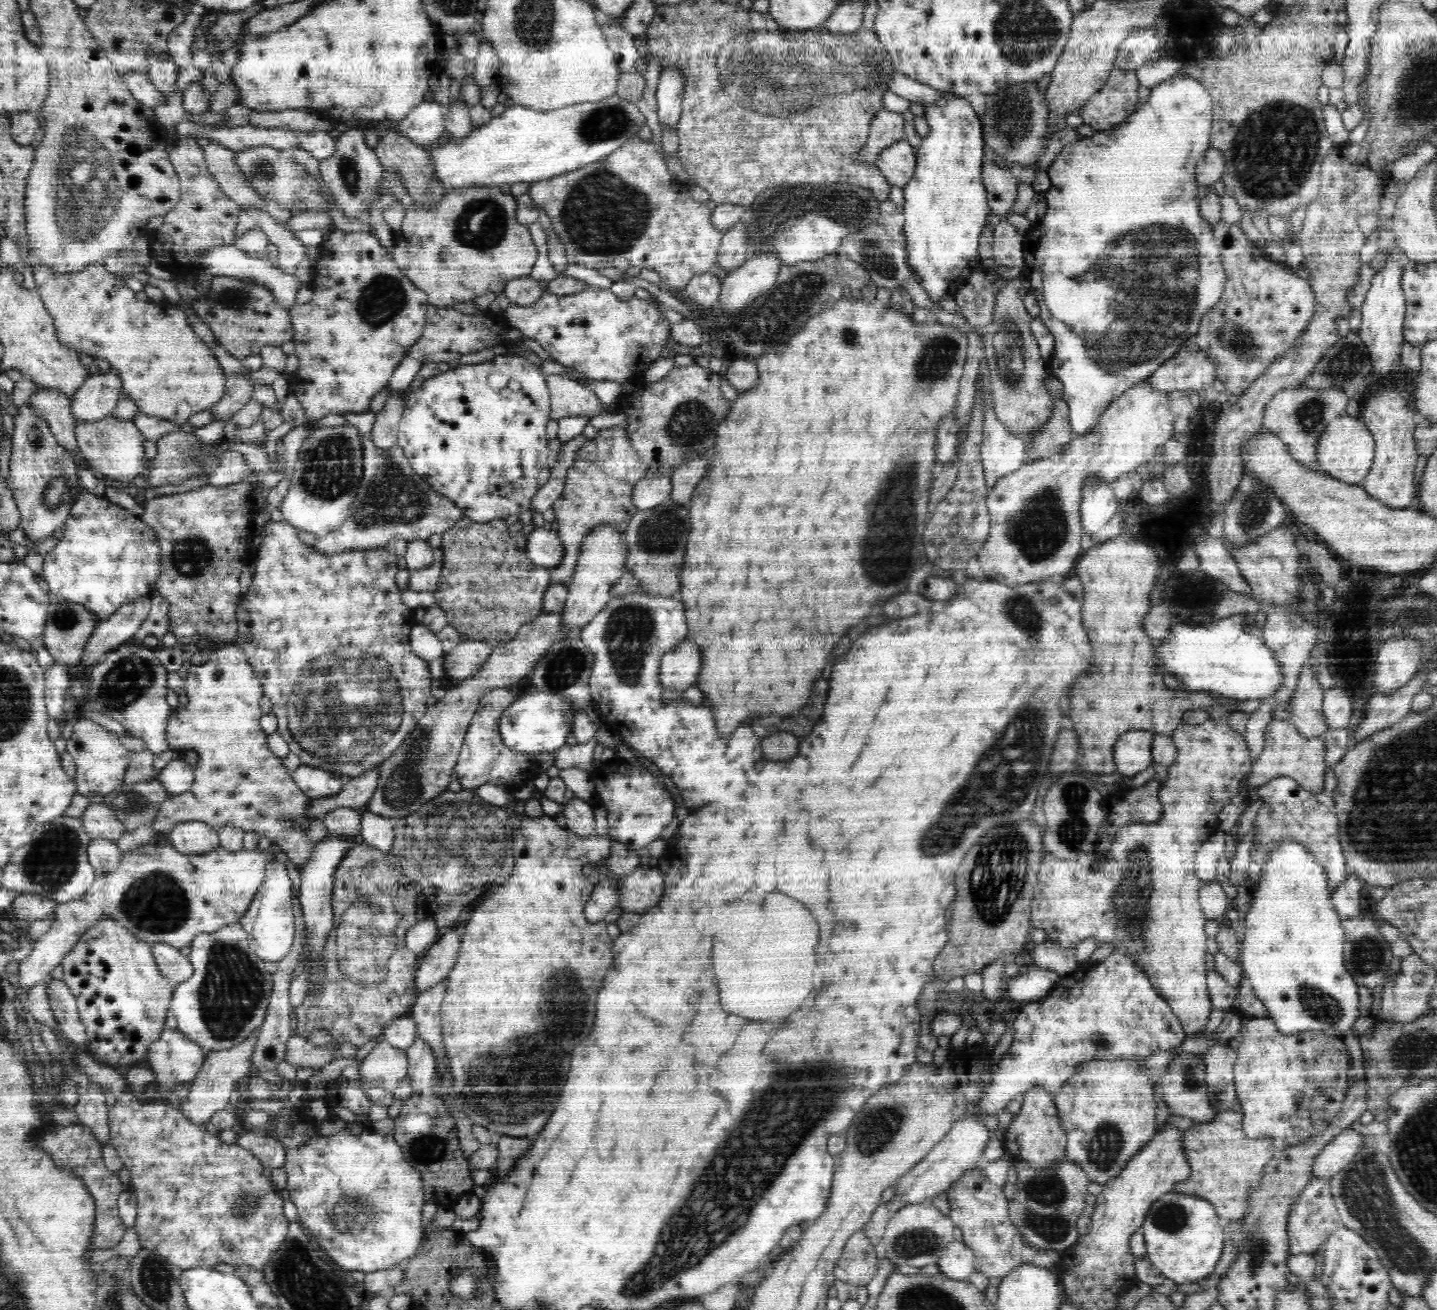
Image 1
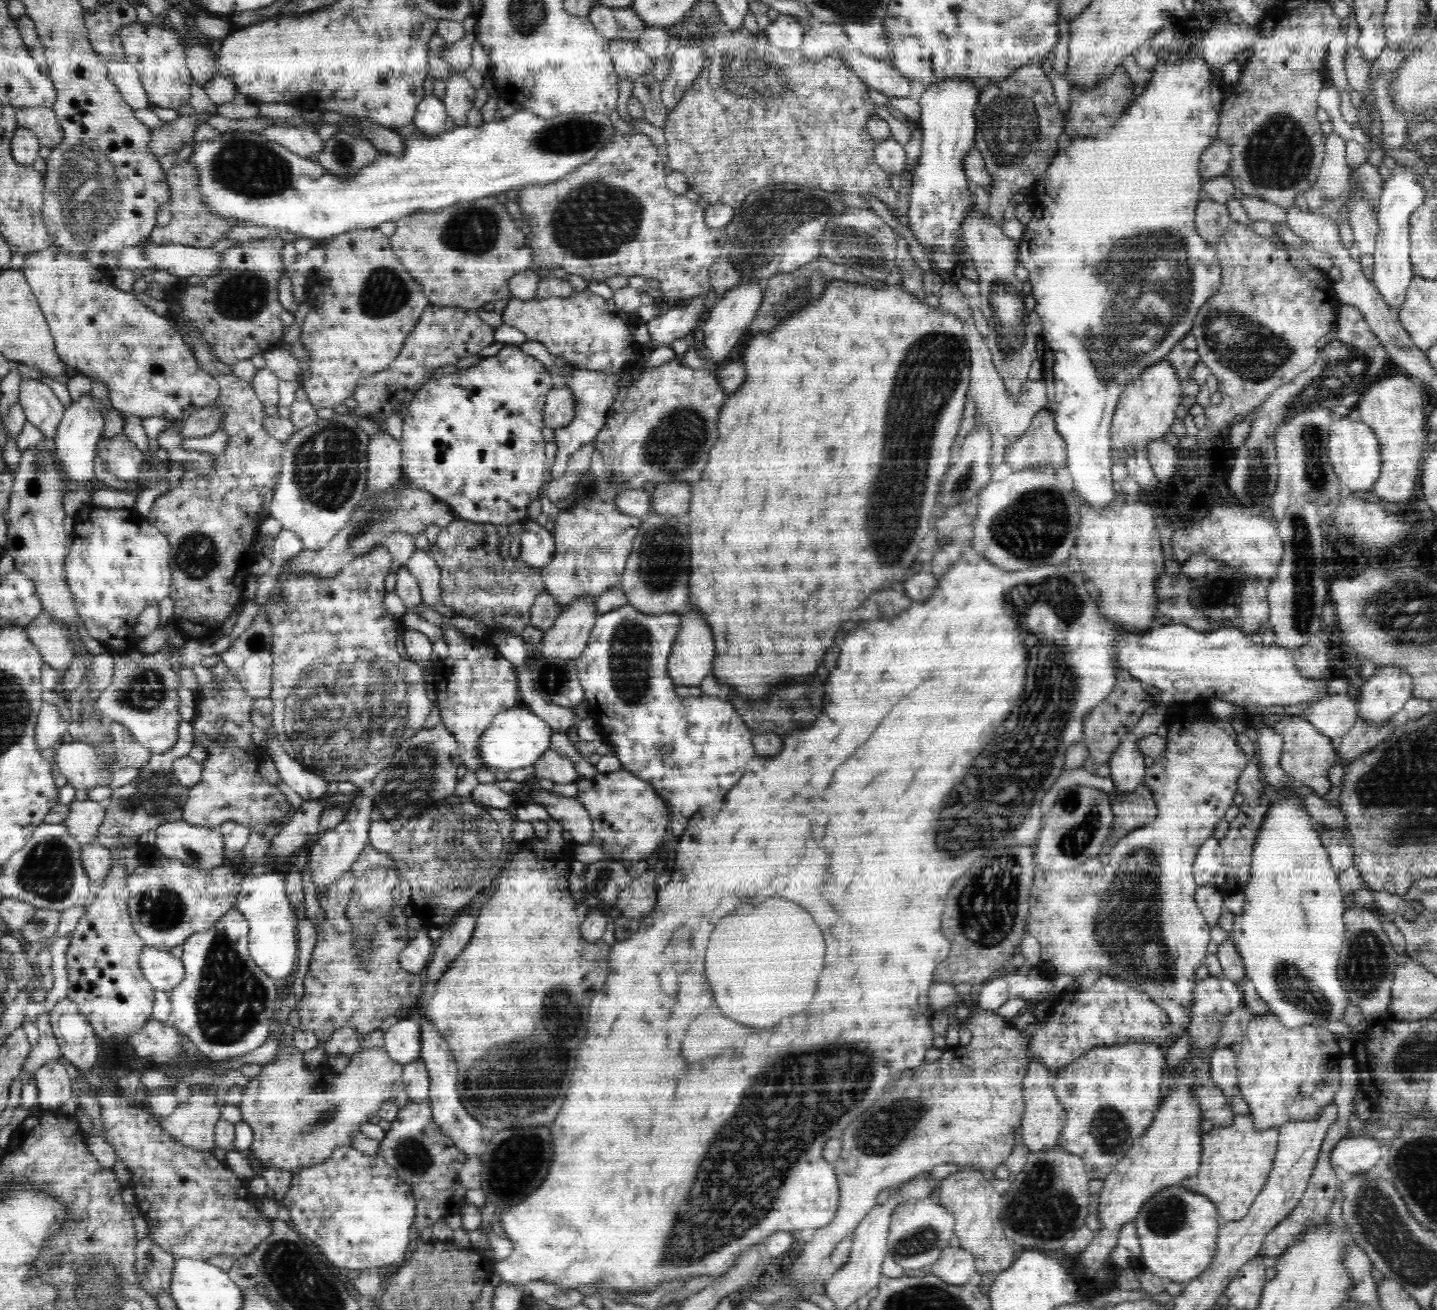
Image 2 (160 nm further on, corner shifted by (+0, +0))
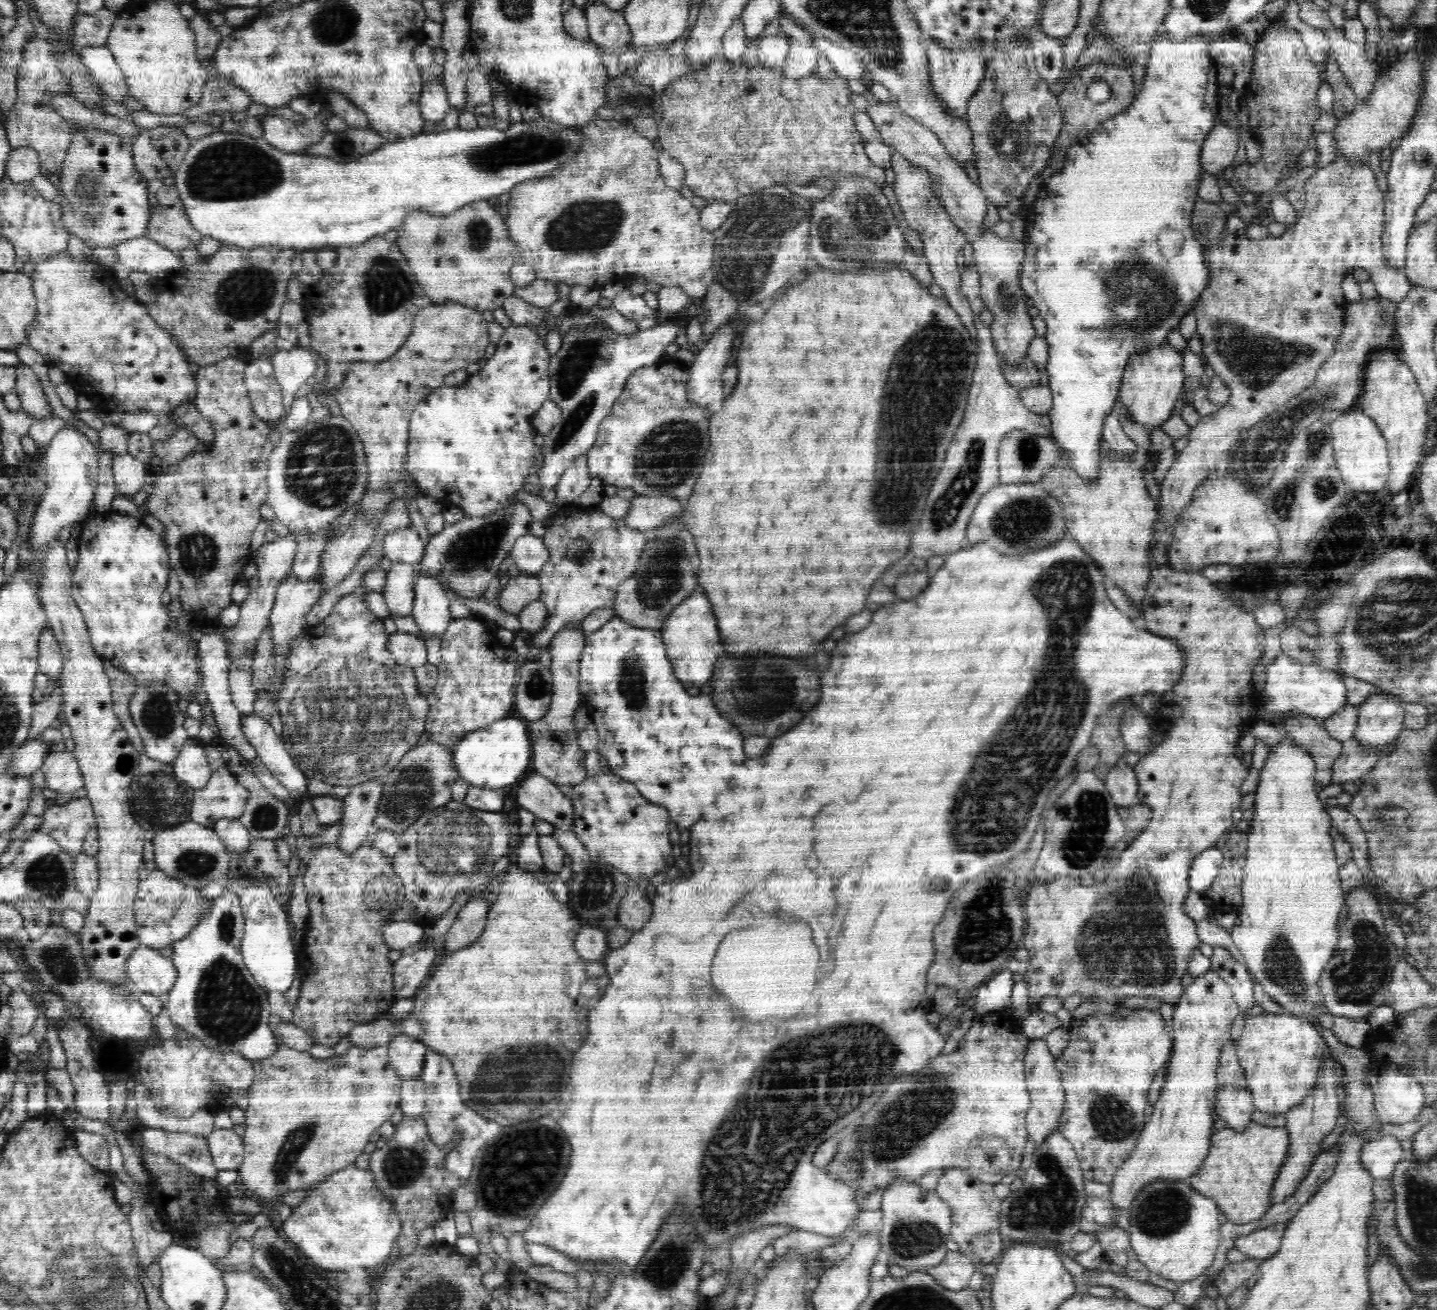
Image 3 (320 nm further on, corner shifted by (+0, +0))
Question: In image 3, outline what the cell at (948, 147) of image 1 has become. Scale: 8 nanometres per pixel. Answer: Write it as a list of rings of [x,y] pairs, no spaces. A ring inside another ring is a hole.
[[[934,43],[931,47],[928,47],[927,57],[932,90],[940,99],[942,106],[946,108],[947,114],[962,120],[962,116],[968,114],[968,101],[984,80],[986,68],[984,55],[981,54],[980,50],[946,51],[940,47],[940,43]]]

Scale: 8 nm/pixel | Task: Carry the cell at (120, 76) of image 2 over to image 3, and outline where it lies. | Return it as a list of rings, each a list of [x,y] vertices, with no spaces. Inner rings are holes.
[[[86,47],[80,49],[83,57],[83,64],[86,64],[87,71],[91,72],[100,85],[115,103],[123,103],[124,97],[129,95],[125,76],[118,66],[116,59],[110,49],[103,47]]]

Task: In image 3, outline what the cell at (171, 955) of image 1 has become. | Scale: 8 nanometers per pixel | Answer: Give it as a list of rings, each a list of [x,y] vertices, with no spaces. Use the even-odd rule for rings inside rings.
[[[140,945],[126,961],[126,972],[129,982],[141,993],[150,993],[166,996],[173,987],[177,977],[176,967],[170,957],[163,956],[159,949]]]

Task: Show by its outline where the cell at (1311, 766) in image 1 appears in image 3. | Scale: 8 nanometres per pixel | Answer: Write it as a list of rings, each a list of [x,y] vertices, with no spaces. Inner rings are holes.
[[[1303,713],[1286,720],[1285,738],[1302,747],[1316,763],[1315,782],[1327,786],[1333,784],[1333,766],[1342,754],[1342,742],[1330,736],[1322,720],[1308,717]]]

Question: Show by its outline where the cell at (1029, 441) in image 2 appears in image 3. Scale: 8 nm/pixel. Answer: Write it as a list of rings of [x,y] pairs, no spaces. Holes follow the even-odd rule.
[[[1011,430],[1000,442],[997,452],[999,484],[1018,484],[1021,481],[1038,482],[1047,470],[1059,461],[1062,447],[1053,437],[1030,434],[1023,430]]]

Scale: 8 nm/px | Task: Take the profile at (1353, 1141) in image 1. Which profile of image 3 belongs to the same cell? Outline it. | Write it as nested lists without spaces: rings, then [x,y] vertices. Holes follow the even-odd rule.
[[[1384,1136],[1366,1144],[1360,1152],[1360,1163],[1376,1180],[1392,1179],[1396,1164],[1404,1158],[1402,1140]]]

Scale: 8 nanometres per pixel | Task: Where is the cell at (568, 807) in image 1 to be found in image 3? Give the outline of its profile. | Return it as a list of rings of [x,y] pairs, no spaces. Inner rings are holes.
[[[532,773],[521,781],[516,790],[519,806],[532,812],[536,819],[549,822],[560,830],[573,827],[573,804],[548,778]]]

